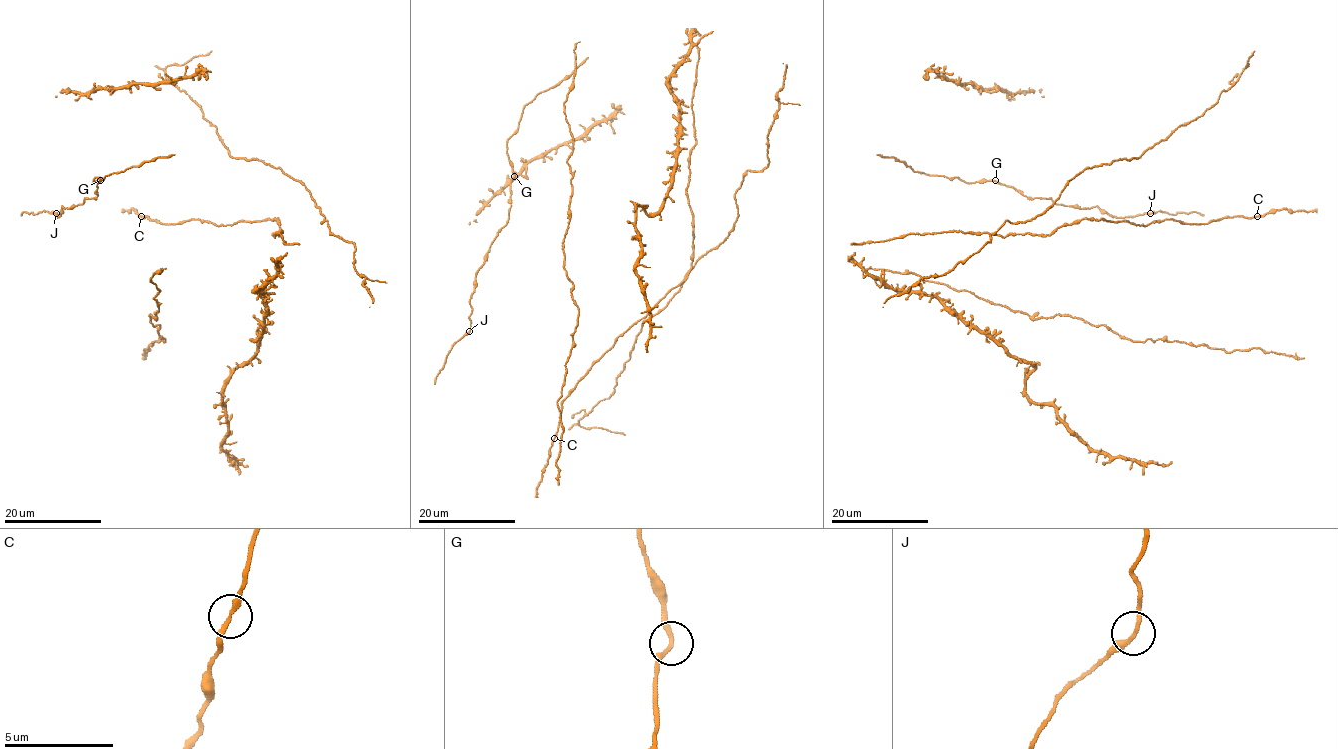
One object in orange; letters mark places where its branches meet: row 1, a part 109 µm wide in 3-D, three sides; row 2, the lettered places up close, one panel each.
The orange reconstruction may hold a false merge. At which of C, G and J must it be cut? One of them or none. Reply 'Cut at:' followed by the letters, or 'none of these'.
Cut at: none of these

